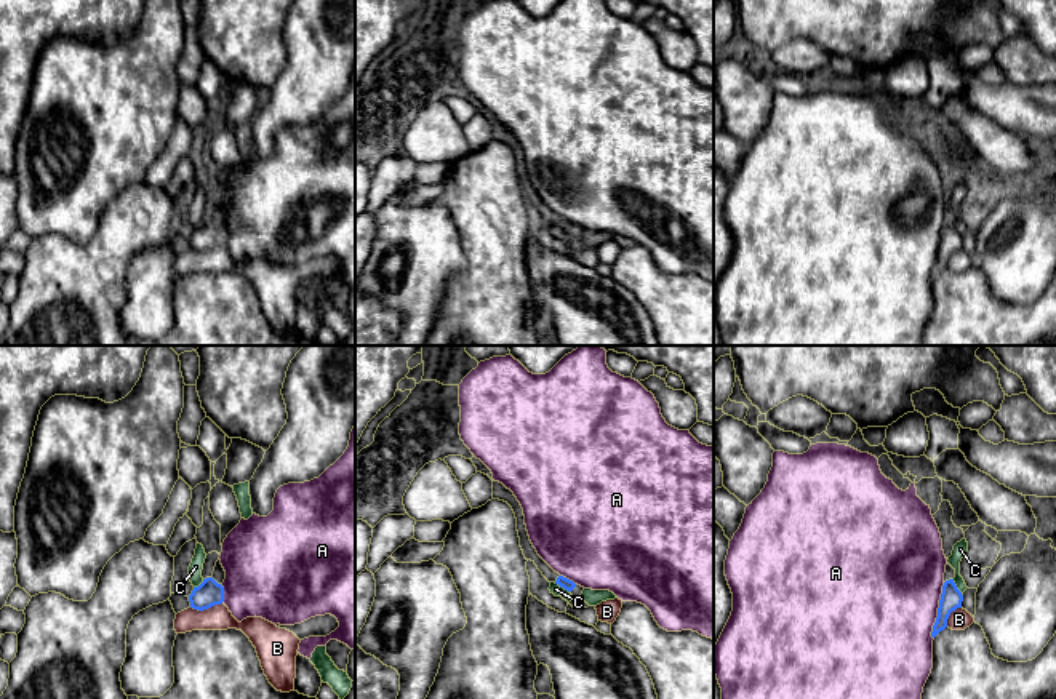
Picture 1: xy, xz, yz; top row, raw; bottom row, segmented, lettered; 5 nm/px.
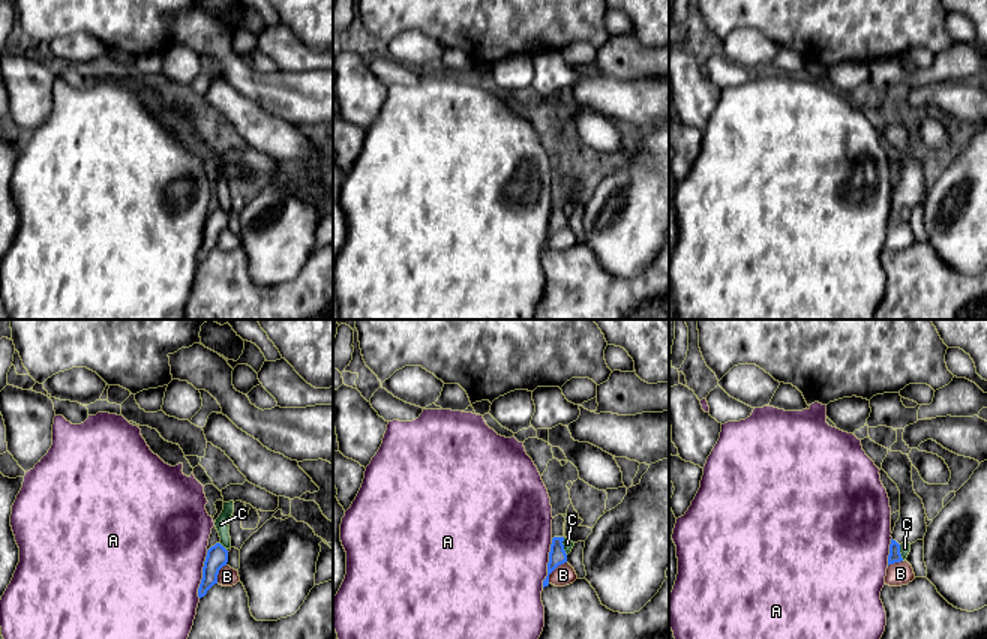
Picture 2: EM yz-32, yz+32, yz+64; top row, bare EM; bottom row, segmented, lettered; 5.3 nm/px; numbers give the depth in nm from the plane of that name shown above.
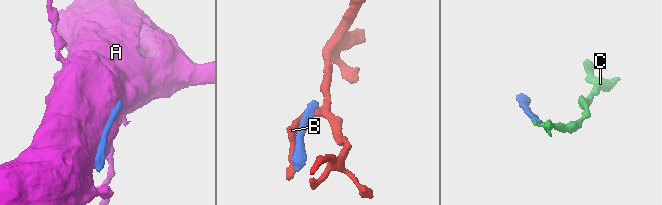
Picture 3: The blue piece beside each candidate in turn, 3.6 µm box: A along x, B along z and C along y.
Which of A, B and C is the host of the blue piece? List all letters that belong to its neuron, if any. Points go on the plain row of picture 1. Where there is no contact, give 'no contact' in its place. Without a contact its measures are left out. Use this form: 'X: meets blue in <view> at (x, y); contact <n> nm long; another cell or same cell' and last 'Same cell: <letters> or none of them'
A: meets blue in yz at (938, 253); contact 300 nm long; another cell
B: meets blue in xy at (205, 250); contact 160 nm long; another cell
C: meets blue in xz at (562, 227); contact 90 nm long; another cell
Same cell: none of them

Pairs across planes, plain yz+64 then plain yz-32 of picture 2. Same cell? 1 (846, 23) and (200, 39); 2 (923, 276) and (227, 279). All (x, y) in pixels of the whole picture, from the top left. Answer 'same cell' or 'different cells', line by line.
1: different cells
2: same cell

